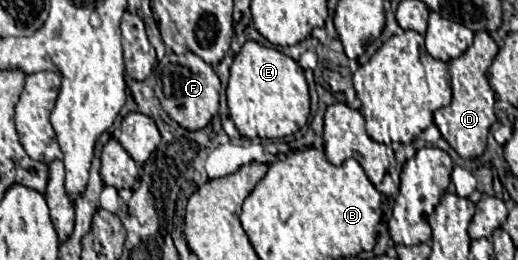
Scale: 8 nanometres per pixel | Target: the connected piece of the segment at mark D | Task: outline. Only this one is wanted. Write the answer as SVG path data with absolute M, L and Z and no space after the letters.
M478 31L474 33L474 43L460 57L448 63L452 77L452 101L450 105L434 111L434 123L440 129L442 137L450 143L450 147L456 149L456 153L464 159L482 155L482 151L486 149L490 125L496 121L494 115L496 95L486 79L486 71L492 65L496 53L498 53L498 45L494 43L494 39L486 31Z

